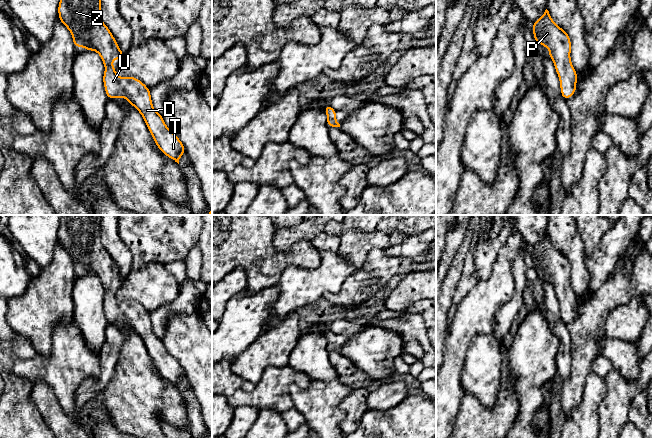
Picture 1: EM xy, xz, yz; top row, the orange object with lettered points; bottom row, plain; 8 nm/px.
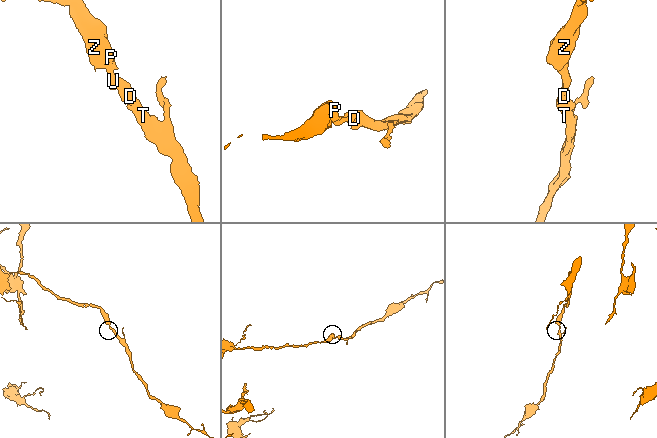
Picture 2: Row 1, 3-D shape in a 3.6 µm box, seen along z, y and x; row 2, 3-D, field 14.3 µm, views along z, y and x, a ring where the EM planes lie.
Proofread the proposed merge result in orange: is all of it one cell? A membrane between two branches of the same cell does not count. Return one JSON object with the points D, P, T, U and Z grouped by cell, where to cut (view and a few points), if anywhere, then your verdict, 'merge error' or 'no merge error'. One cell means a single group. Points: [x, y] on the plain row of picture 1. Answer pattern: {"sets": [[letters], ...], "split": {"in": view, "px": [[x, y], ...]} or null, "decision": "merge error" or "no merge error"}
{"sets": [["D", "P", "T", "U", "Z"]], "split": null, "decision": "no merge error"}

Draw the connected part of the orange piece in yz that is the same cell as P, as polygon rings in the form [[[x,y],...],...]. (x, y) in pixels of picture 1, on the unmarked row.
[[[546,233],[533,247],[535,268],[548,271],[549,281],[553,284],[560,304],[561,319],[569,323],[576,316],[577,297],[571,288],[571,265],[564,253],[558,251]]]

